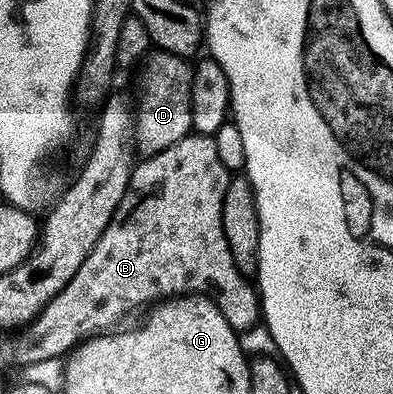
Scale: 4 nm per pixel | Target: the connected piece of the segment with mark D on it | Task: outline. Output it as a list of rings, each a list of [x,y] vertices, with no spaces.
[[[159,50],[153,51],[143,64],[140,101],[134,104],[134,148],[141,157],[146,157],[174,146],[174,142],[192,132],[193,65],[183,56]]]

